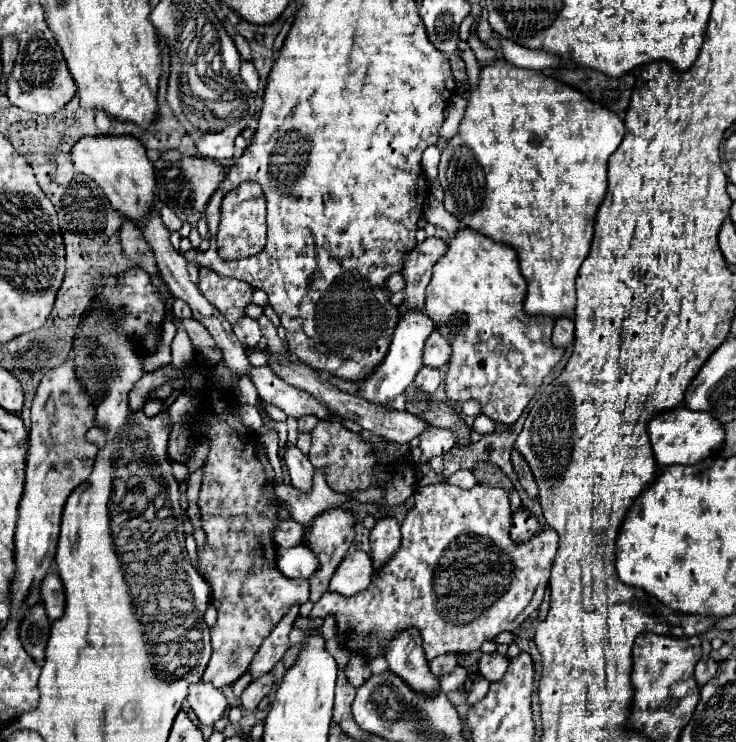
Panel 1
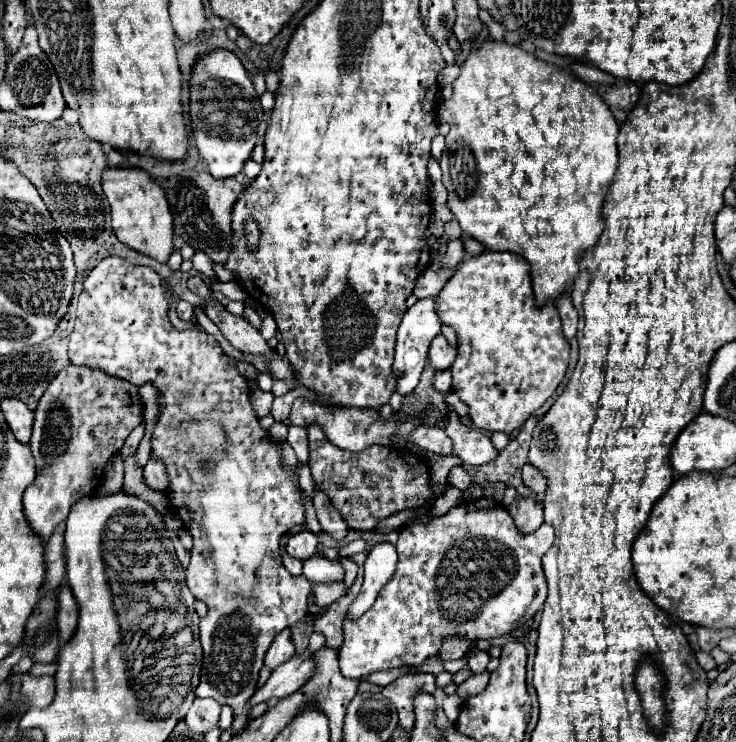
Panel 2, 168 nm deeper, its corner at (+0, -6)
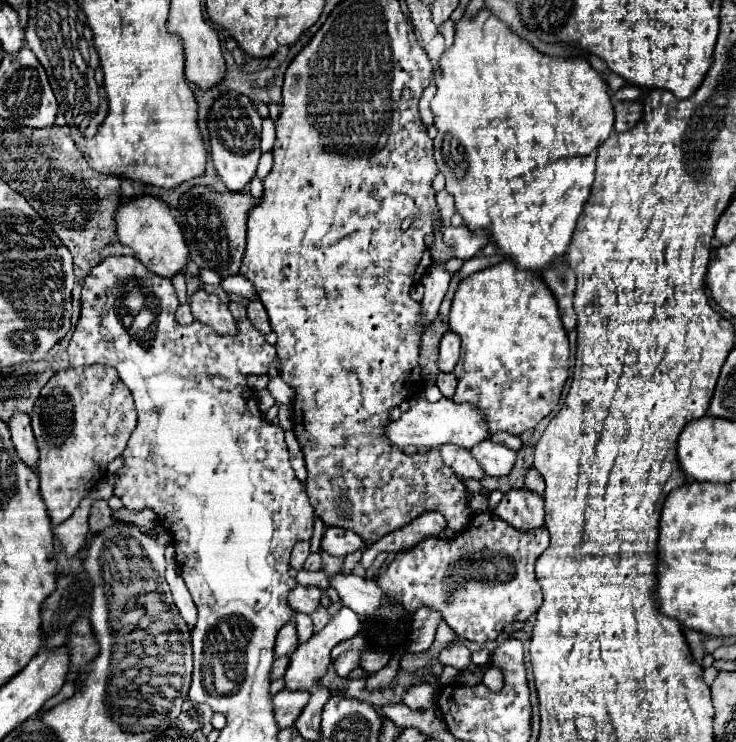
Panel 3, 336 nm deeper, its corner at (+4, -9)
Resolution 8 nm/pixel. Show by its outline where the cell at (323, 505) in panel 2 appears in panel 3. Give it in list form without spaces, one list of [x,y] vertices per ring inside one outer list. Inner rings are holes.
[[[326,527],[322,537],[322,551],[328,551],[330,555],[348,555],[360,547],[364,547],[366,541],[358,537],[356,533],[340,527]]]

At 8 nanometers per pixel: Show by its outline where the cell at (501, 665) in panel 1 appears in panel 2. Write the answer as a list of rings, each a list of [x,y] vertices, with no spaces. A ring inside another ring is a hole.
[[[472,648],[470,654],[468,654],[468,664],[466,664],[466,666],[468,666],[474,674],[478,674],[478,672],[486,672],[486,664],[488,664],[488,660],[490,660],[488,652],[478,650],[478,648]]]

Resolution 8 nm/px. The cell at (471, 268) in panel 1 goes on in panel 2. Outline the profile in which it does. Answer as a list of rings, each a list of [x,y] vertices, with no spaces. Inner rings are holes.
[[[484,250],[482,254],[460,262],[458,272],[448,280],[436,298],[436,312],[442,322],[456,330],[458,356],[450,368],[454,378],[452,390],[468,406],[468,416],[480,430],[506,434],[514,432],[528,420],[528,416],[544,406],[544,402],[564,380],[570,360],[570,344],[564,340],[554,302],[544,304],[544,308],[536,308],[528,262],[520,256],[512,252]]]

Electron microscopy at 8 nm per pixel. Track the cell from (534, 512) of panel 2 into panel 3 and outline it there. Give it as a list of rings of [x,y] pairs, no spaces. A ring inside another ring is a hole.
[[[528,489],[504,493],[494,513],[518,531],[532,531],[544,525],[544,499]]]

